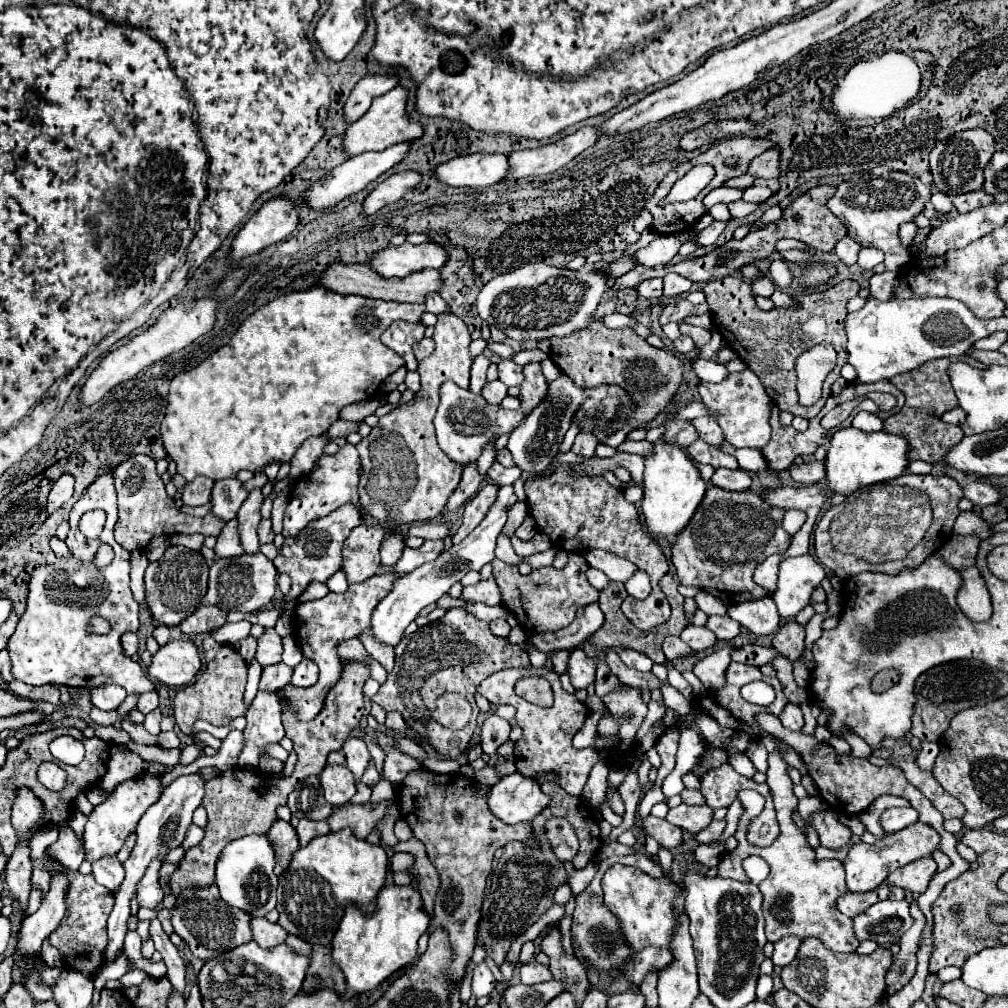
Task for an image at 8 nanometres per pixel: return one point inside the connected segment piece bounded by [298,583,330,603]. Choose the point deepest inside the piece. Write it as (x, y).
(316, 590)

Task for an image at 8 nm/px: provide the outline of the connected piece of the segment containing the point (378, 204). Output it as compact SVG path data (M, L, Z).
M402 171L396 175L390 175L386 181L382 181L364 201L364 213L372 215L384 205L390 205L398 199L402 199L406 193L420 187L422 173L418 171Z

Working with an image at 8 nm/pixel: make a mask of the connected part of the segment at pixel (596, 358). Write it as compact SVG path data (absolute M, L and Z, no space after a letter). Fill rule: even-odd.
M602 321L590 323L582 331L574 331L564 337L550 339L550 357L552 361L582 387L596 387L602 383L614 383L626 389L636 403L636 410L630 413L620 431L606 435L602 443L618 447L634 427L646 427L658 413L666 411L672 403L680 383L684 365L672 353L648 345L632 329L608 329Z

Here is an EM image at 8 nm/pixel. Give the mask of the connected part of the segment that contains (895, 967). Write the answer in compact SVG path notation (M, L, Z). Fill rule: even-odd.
M917 901L910 905L910 914L914 923L906 935L900 939L900 953L892 955L892 965L886 973L886 997L898 993L916 973L916 951L918 951L918 939L926 926L926 919L920 911Z

